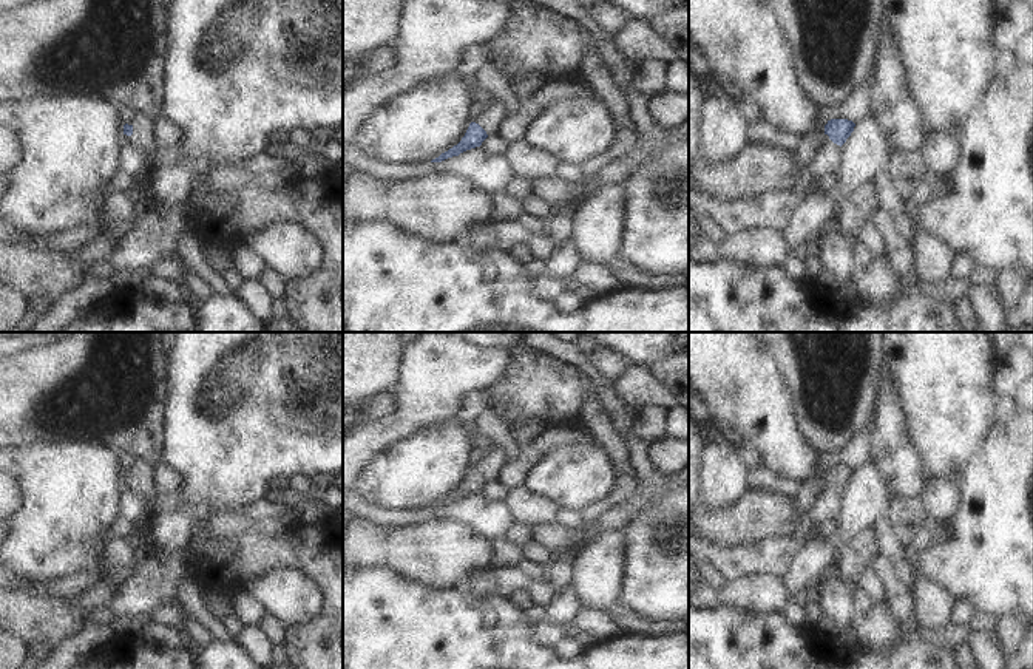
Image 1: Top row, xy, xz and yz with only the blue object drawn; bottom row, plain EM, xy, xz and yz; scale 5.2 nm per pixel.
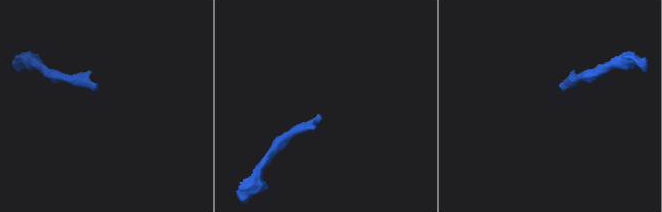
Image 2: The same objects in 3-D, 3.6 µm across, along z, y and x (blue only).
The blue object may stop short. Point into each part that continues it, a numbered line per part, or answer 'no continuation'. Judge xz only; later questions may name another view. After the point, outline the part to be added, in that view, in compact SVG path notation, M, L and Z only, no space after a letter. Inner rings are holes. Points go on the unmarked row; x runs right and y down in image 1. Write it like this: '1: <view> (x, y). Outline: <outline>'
1: xz (491, 462). Outline: M491 445L488 451L483 451L483 456L479 462L472 465L472 468L479 470L486 481L497 481L497 473L506 464L506 456L503 450L496 445Z

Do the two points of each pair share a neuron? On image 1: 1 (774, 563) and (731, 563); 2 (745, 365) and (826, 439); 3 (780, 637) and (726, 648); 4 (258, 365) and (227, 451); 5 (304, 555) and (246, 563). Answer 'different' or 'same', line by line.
1: same
2: different
3: same
4: same
5: same

